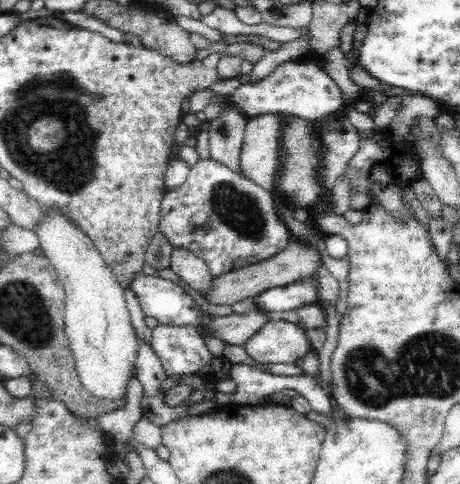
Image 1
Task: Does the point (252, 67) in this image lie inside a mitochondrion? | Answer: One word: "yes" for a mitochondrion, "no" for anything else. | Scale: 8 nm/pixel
no

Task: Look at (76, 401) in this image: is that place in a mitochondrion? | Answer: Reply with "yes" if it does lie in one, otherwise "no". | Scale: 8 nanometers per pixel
no

